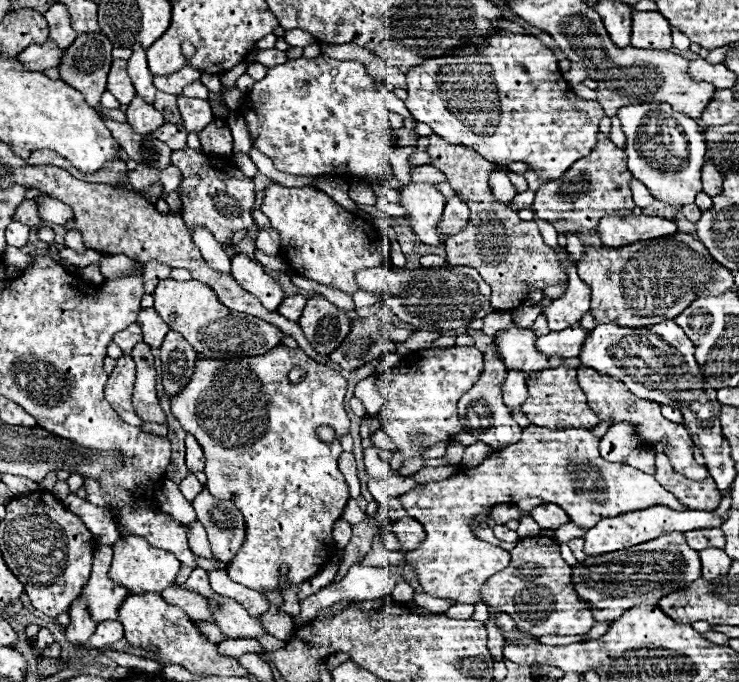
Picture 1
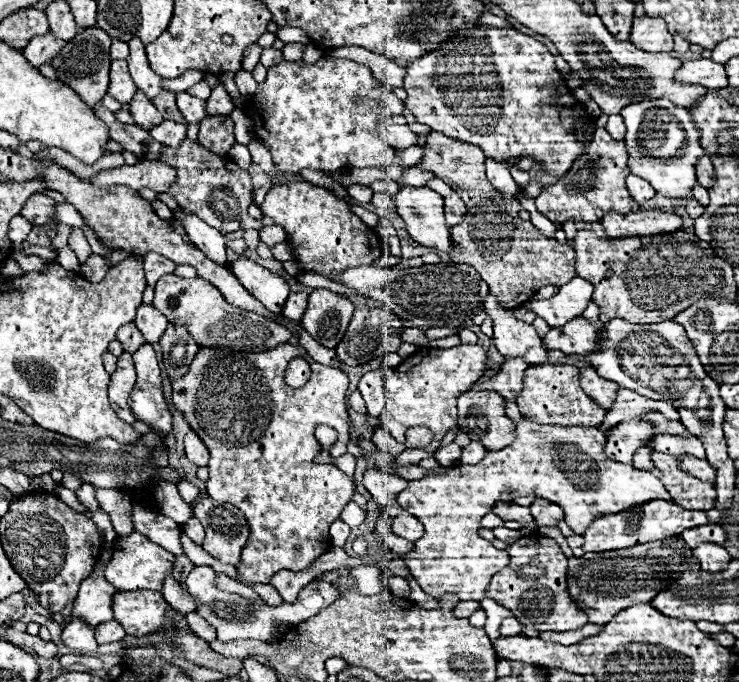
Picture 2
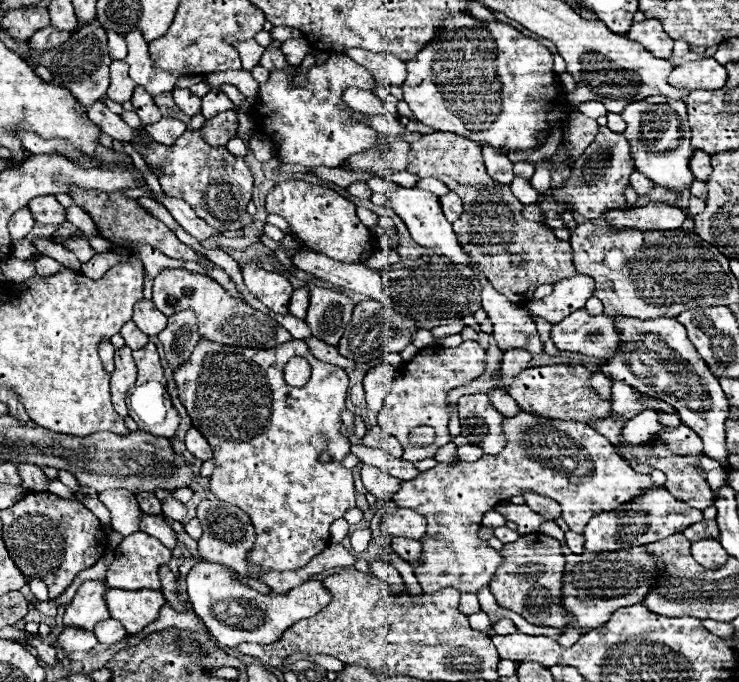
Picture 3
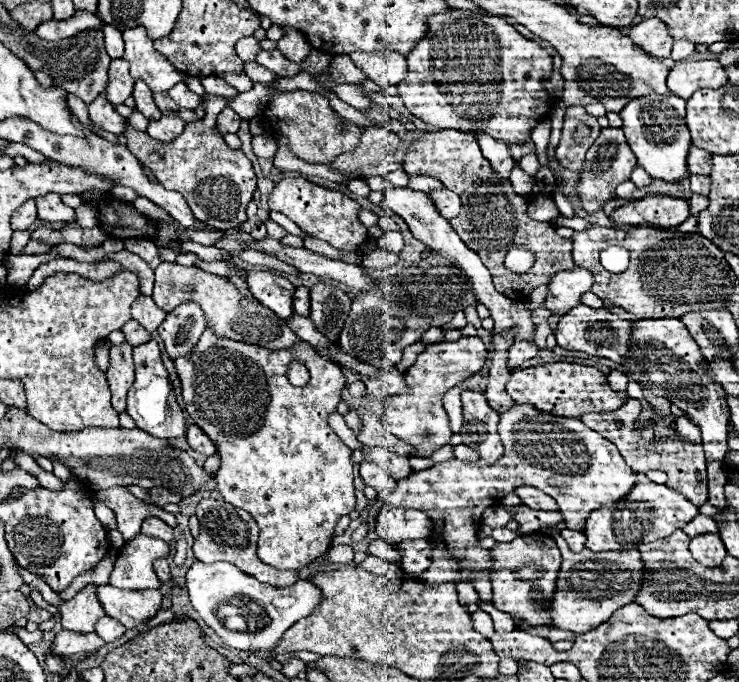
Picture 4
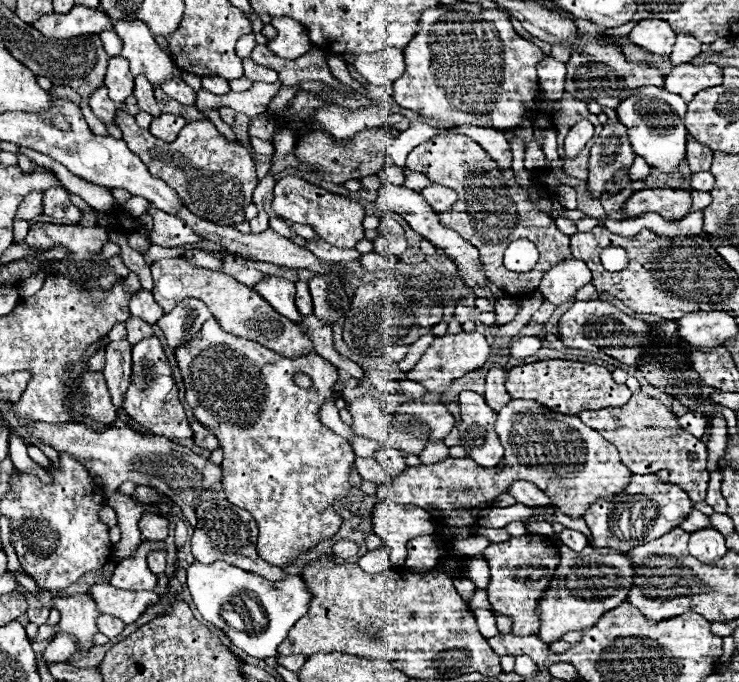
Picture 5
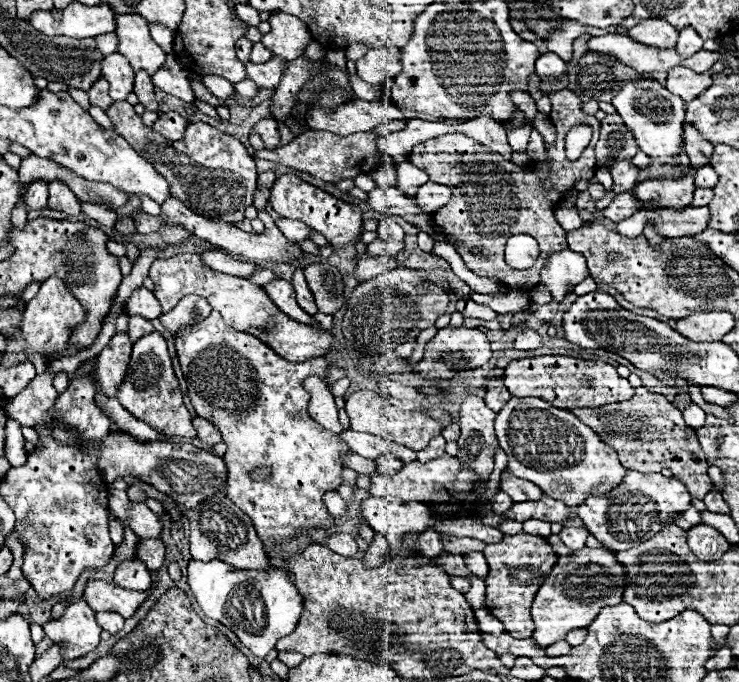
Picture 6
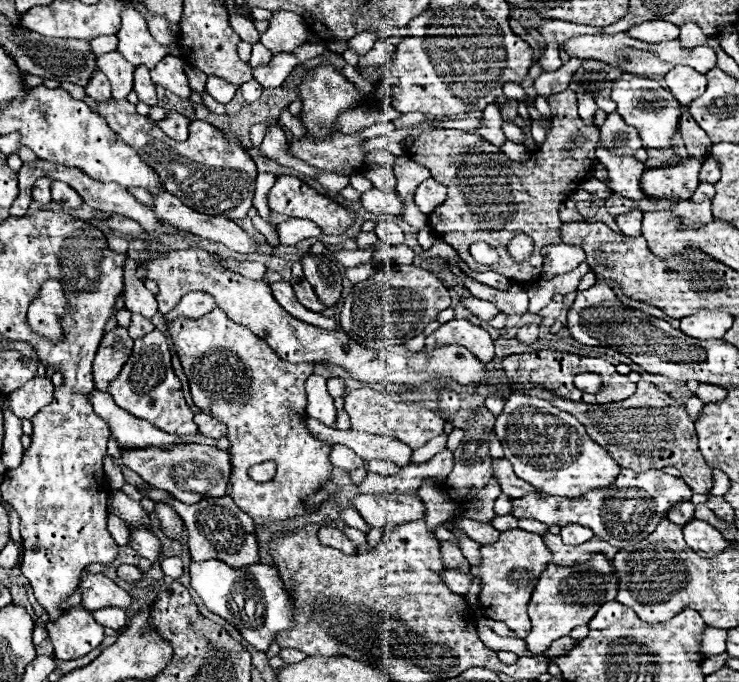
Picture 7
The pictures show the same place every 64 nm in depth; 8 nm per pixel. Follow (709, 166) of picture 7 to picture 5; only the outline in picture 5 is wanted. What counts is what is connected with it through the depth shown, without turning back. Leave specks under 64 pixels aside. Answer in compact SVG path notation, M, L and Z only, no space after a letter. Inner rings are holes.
M696 172L692 174L692 190L710 192L714 188L714 176L710 172Z

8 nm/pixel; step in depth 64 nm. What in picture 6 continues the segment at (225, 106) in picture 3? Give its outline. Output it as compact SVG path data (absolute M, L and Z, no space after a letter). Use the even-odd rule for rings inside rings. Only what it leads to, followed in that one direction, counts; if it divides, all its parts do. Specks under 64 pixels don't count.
M126 100L114 102L108 108L108 116L116 126L116 132L168 180L172 196L184 202L192 212L232 224L244 220L244 210L252 206L252 194L256 190L256 164L240 140L204 122L189 123L184 140L166 140L150 126L144 126Z

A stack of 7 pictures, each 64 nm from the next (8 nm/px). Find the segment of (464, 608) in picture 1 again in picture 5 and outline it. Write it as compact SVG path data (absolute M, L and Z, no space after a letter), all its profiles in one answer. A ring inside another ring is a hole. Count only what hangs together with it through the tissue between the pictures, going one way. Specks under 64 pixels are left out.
M456 578L456 580L454 580L454 586L456 586L456 590L460 592L460 596L462 596L464 602L468 602L468 600L474 596L476 586L472 584L472 580L468 580L468 578Z

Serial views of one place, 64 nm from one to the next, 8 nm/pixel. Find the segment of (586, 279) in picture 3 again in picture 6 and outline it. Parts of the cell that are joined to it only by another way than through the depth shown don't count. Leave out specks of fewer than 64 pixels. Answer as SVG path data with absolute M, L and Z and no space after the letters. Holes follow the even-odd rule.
M566 250L560 256L550 256L548 264L540 272L540 286L546 286L556 302L562 302L570 288L588 278L590 272L586 268L586 260L582 254Z

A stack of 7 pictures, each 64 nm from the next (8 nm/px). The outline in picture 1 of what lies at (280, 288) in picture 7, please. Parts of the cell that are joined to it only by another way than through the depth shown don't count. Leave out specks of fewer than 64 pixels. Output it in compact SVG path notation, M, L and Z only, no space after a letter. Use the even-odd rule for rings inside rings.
M244 254L232 256L232 276L244 290L254 294L266 310L276 310L284 300L278 282L272 276L268 276L262 270L262 266L258 266L254 260L250 260Z

